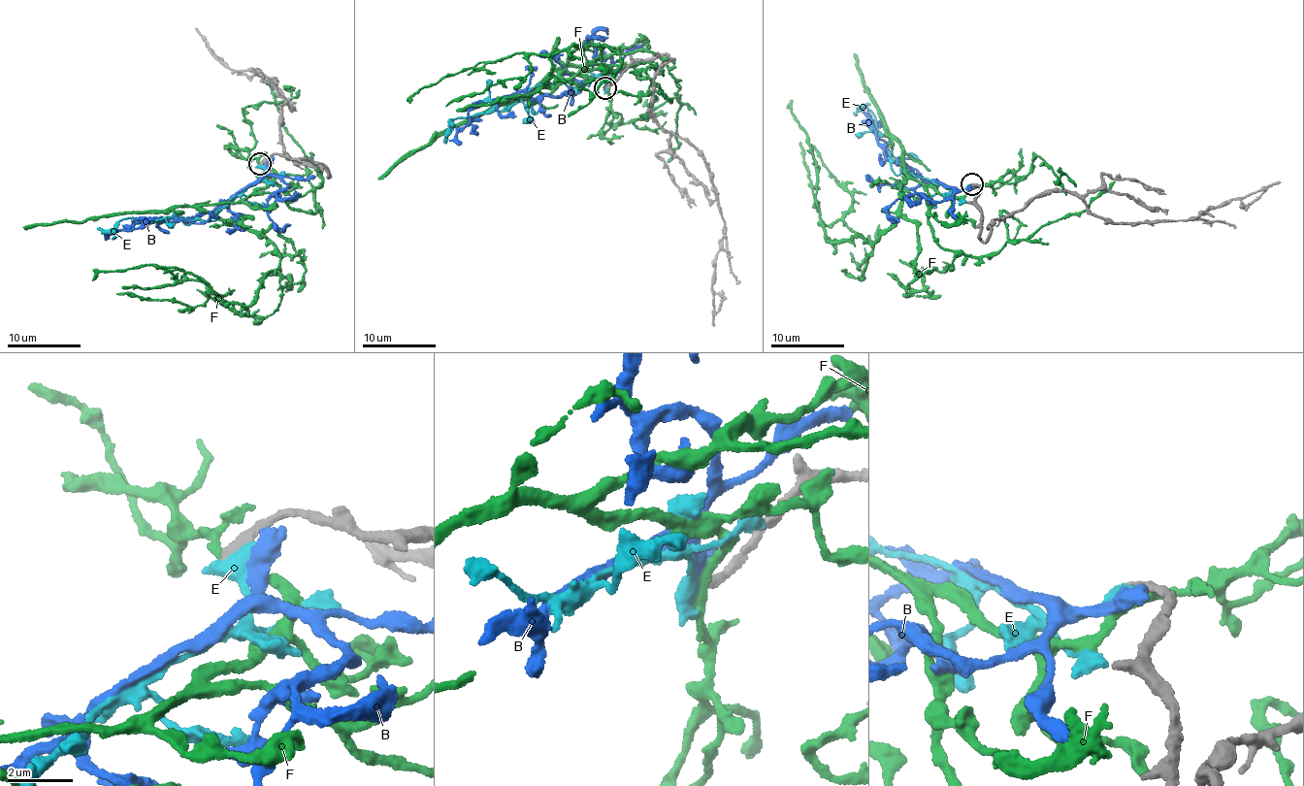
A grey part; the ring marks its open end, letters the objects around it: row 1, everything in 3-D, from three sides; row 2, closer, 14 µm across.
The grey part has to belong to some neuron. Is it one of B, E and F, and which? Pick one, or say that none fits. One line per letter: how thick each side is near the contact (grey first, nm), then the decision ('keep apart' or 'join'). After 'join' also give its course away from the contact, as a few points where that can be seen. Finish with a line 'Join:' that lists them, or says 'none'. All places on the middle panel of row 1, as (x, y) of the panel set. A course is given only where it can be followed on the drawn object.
B: calibres 420 and 650 nm; keep apart
E: calibres 400 and 440 nm; keep apart
F: calibres 400 and 280 nm; keep apart
Join: none

